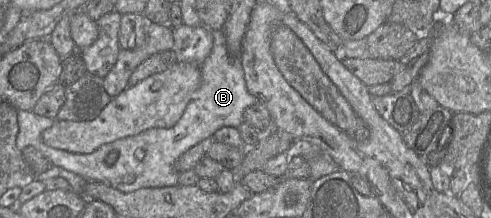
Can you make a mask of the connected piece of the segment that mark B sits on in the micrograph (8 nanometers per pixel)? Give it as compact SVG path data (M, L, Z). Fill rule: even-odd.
M223 30L212 31L212 34L213 47L211 53L200 65L201 84L174 126L151 128L136 135L104 144L92 153L80 154L52 148L42 142L42 132L51 127L55 119L37 115L33 111L17 110L19 126L16 138L17 148L21 152L26 147L32 146L47 157L54 166L71 171L87 181L105 183L124 193L141 188L167 187L178 184L178 176L181 172L175 169L177 159L194 145L206 138L213 137L219 128L223 126L237 128L244 122L243 113L245 109L258 103L257 98L247 90L239 57L232 56L228 51ZM136 149L145 151L142 160L138 160L135 156ZM112 151L117 151L119 157L114 165L108 166L105 159ZM126 174L135 175L132 183L122 182L122 178Z

